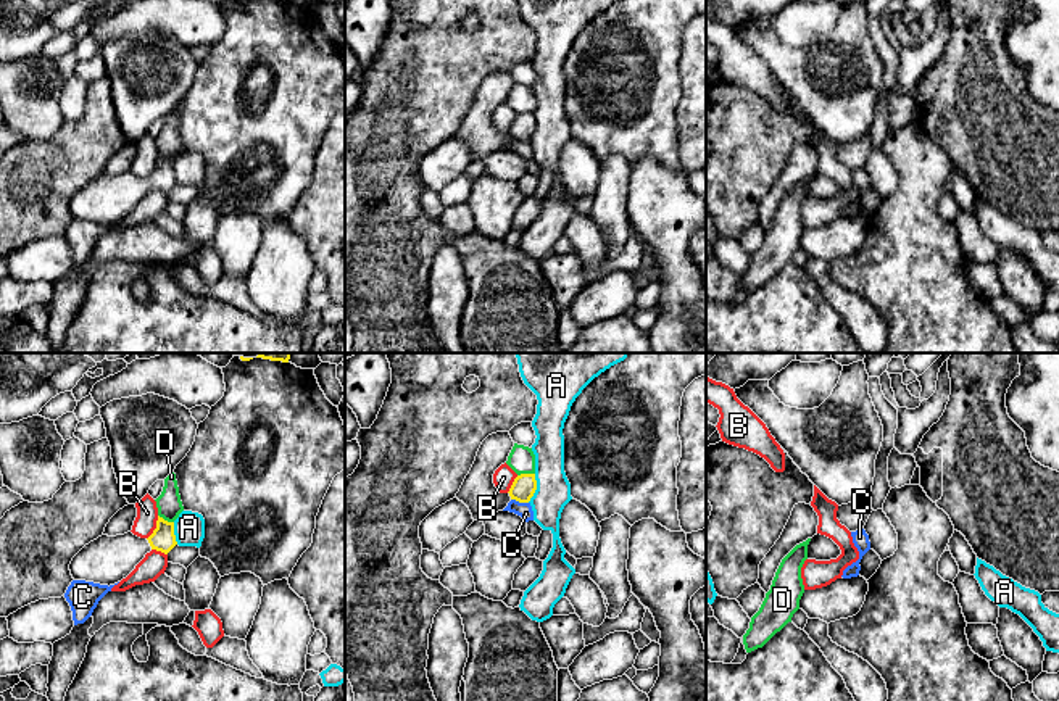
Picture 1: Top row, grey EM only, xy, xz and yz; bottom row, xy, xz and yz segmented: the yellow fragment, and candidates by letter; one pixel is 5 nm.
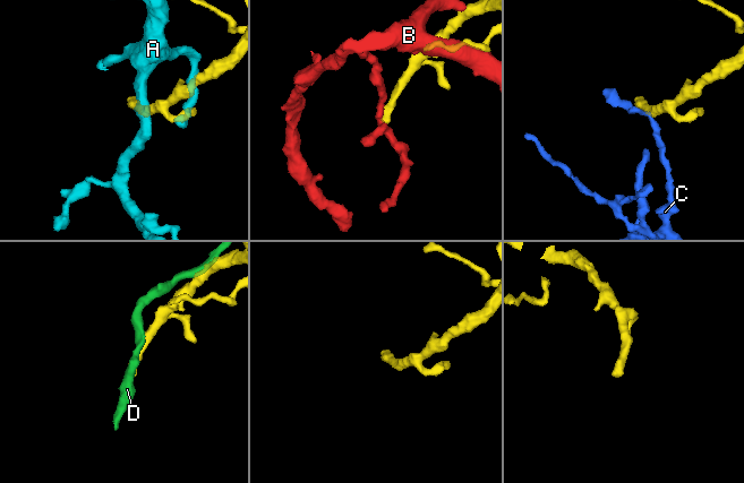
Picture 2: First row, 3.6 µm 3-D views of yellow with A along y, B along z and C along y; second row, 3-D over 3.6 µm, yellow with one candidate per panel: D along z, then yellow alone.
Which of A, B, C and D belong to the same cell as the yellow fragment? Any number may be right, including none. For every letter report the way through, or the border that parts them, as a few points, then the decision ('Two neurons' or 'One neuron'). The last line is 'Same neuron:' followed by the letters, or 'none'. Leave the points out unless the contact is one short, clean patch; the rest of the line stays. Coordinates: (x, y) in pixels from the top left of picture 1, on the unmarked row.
A: Two neurons
B: Two neurons
C: Boundary: xz (511, 137), (527, 142). Two neurons
D: Two neurons
Same neuron: none

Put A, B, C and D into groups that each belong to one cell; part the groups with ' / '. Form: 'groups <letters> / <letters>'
groups A / B / C / D

